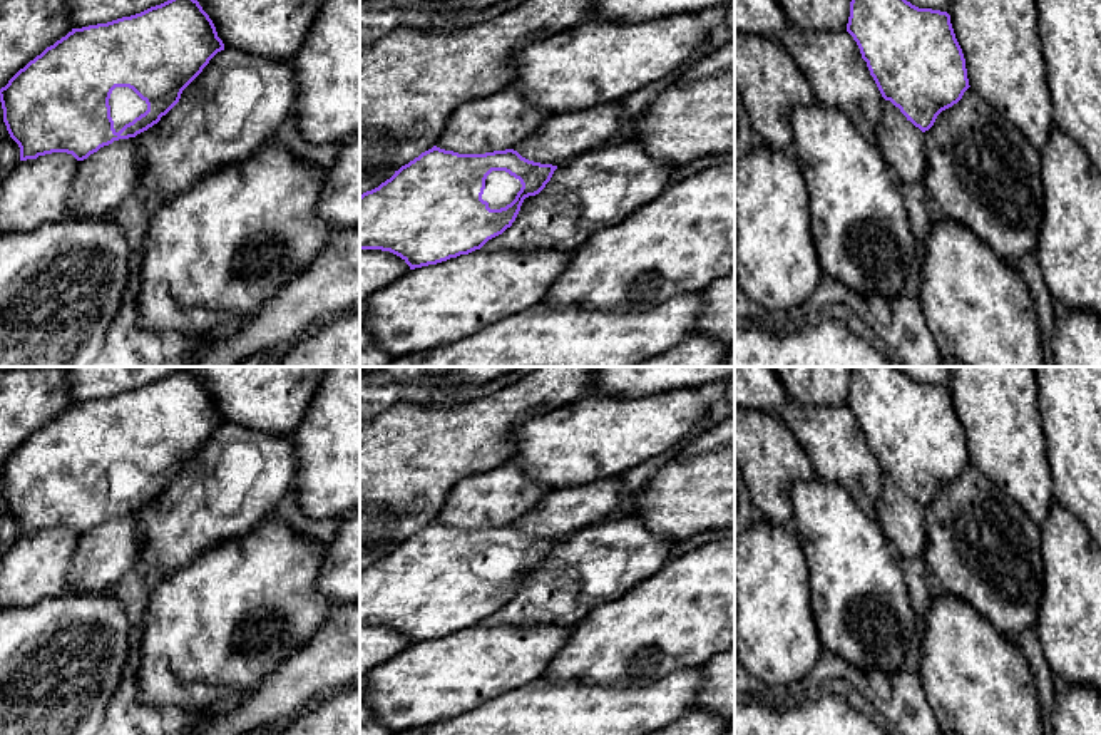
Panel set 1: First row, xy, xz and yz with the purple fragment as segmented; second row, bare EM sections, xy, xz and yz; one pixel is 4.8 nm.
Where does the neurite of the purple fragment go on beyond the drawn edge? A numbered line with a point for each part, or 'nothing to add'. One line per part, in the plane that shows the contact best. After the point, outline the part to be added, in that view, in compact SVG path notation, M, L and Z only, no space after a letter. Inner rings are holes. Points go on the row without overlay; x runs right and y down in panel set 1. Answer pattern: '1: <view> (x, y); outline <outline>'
1: xy (124, 478); outline M115 462L110 469L109 481L115 507L147 486L146 475L129 462Z

